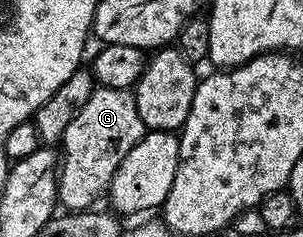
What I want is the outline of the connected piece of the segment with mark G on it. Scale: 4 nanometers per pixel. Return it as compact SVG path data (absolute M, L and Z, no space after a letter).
M96 87L71 118L61 142L61 160L57 170L57 201L67 211L87 211L99 196L108 192L121 159L143 138L145 126L137 111L131 89Z

